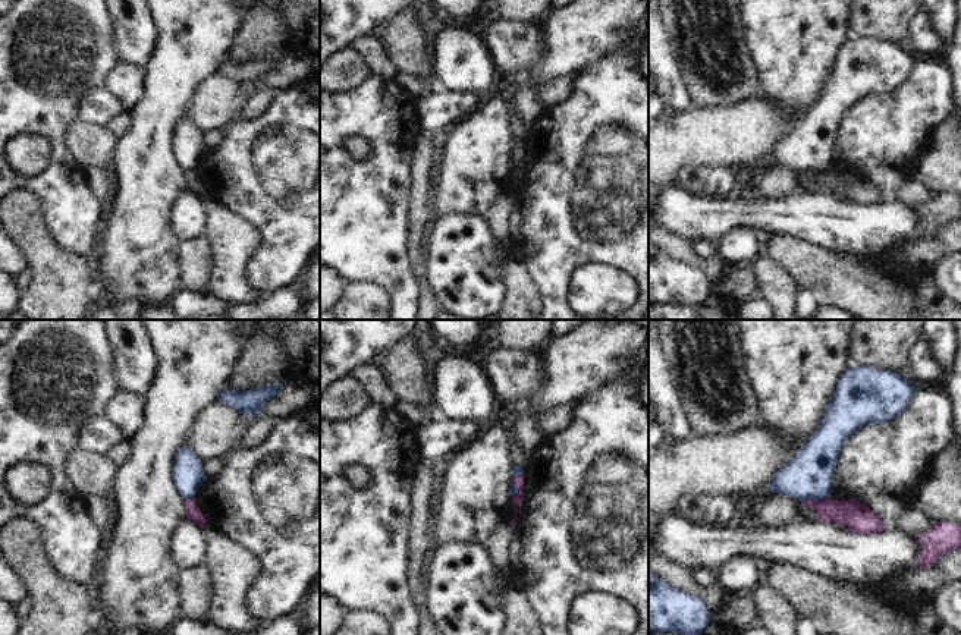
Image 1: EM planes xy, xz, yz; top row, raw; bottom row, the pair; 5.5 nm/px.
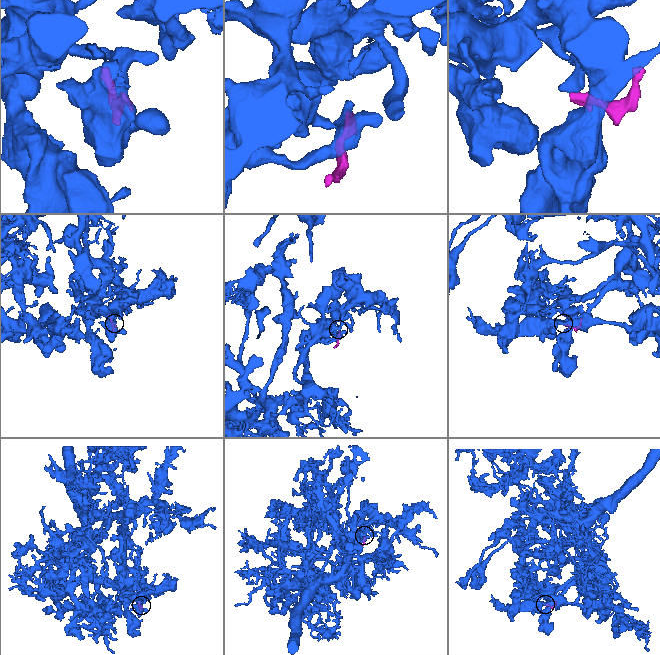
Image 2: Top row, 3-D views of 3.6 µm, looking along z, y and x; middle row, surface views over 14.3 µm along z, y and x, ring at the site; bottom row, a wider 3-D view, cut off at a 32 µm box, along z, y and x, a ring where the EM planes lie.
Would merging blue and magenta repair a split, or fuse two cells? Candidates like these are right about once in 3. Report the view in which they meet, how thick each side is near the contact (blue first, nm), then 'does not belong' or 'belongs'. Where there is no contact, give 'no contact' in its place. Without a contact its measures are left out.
yz | 260/160 nm | does not belong

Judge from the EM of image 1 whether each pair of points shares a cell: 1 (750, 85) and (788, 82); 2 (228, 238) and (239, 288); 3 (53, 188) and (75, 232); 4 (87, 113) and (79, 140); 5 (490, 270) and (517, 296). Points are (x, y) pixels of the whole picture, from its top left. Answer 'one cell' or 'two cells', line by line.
1: two cells
2: one cell
3: one cell
4: two cells
5: two cells

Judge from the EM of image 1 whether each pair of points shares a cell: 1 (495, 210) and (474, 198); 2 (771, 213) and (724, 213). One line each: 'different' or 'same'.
1: different
2: same

